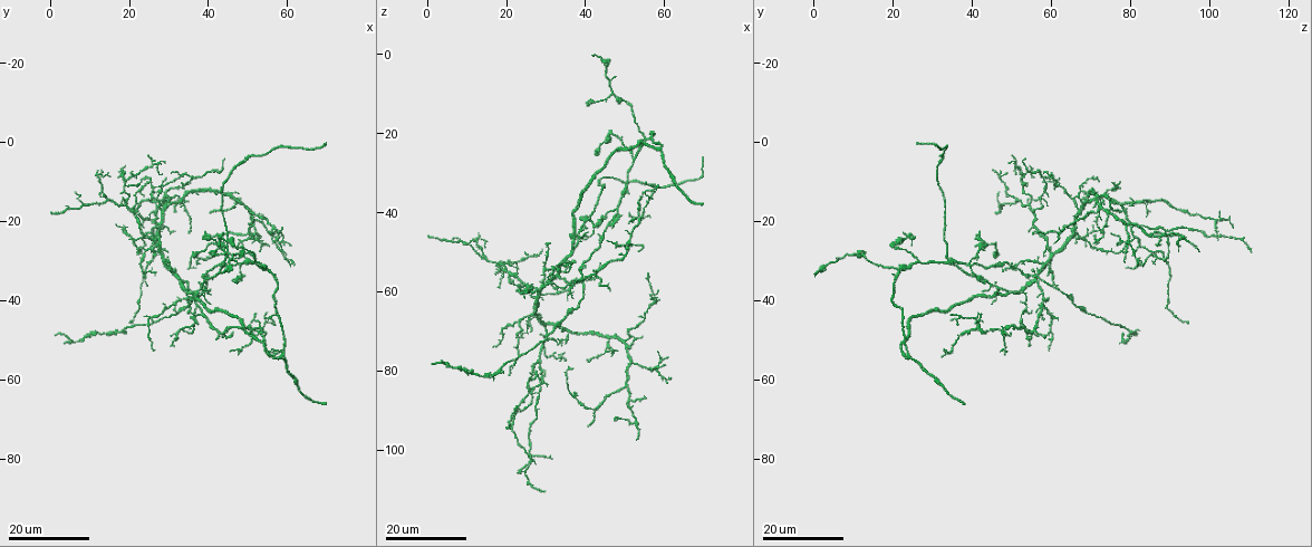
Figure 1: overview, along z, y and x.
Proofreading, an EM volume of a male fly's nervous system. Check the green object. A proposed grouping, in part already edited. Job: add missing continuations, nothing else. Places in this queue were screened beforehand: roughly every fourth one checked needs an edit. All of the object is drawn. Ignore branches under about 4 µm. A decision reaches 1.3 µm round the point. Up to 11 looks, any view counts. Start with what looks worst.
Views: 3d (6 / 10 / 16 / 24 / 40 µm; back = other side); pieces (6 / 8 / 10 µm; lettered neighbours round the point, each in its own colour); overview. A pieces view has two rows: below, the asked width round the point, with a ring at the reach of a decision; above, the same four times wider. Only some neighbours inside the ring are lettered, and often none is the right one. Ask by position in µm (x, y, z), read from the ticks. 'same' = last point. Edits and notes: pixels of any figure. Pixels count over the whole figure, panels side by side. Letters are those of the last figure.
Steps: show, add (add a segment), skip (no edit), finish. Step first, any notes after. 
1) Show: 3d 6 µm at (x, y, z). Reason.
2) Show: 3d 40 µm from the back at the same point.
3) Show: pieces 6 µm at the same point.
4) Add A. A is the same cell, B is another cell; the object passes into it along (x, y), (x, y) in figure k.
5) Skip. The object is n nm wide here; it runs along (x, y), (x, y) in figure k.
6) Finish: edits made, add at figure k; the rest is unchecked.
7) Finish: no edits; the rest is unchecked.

Show: 3d 24 µm at (47.5, 54.0, 48.0).

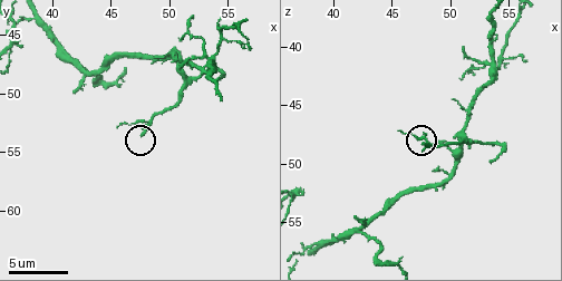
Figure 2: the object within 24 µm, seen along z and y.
Show: pieces 10 µm at (47.8, 53.4, 48.4). See the neighbours.

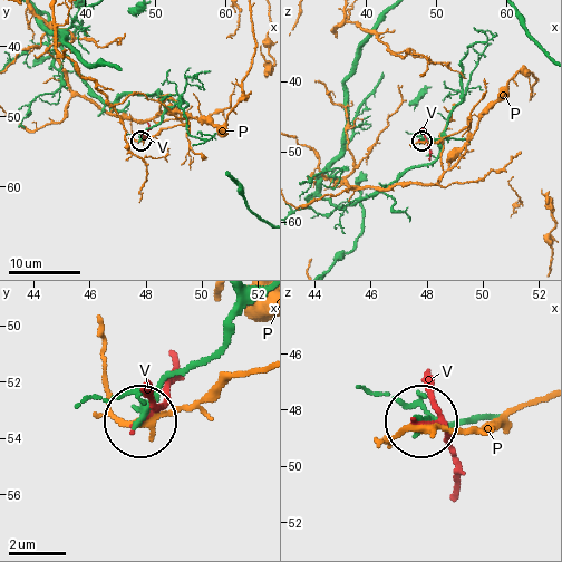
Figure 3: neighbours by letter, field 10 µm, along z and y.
Skip. P and V are other cells; no lettered segment goes on from it.

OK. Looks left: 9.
Show: 3d 24 µm at (70.0, 0.5, 25.5). End of a long branch.

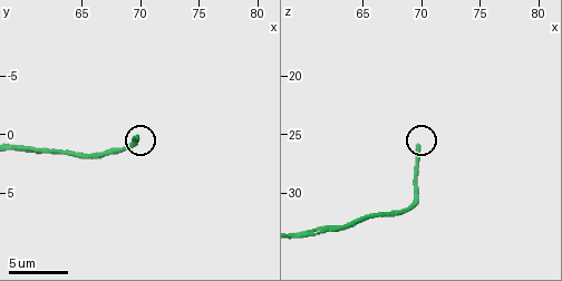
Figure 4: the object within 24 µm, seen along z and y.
Show: pieces 10 µm at (69.8, 0.2, 25.8).

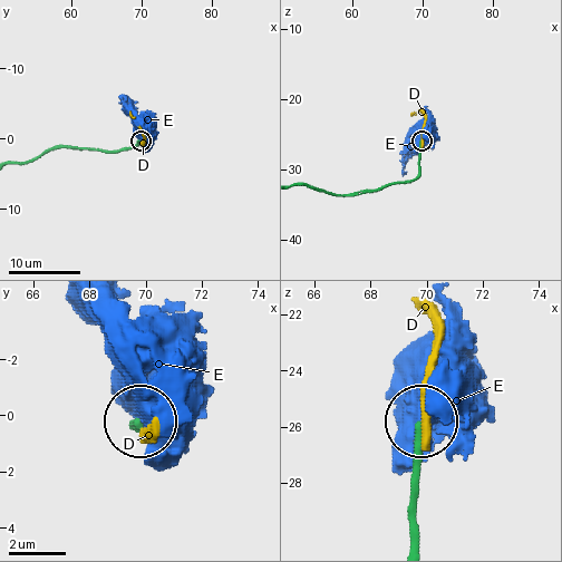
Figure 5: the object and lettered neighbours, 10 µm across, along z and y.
Skip. D and E are other cells; it runs along (413, 538), (417, 425) in figure 5; none of them fits.

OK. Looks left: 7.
Show: 3d 24 µm at (69.0, 66.5, 37.5). An open end.

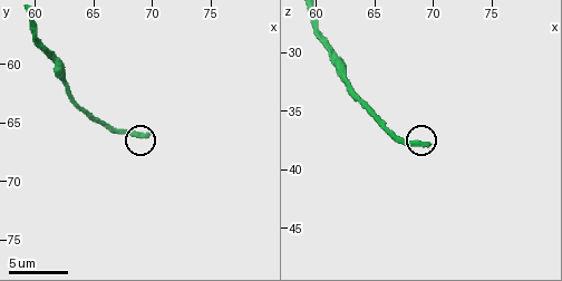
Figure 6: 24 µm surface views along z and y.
Show: pieces 6 µm at (69.4, 66.0, 37.8). What lies round it.

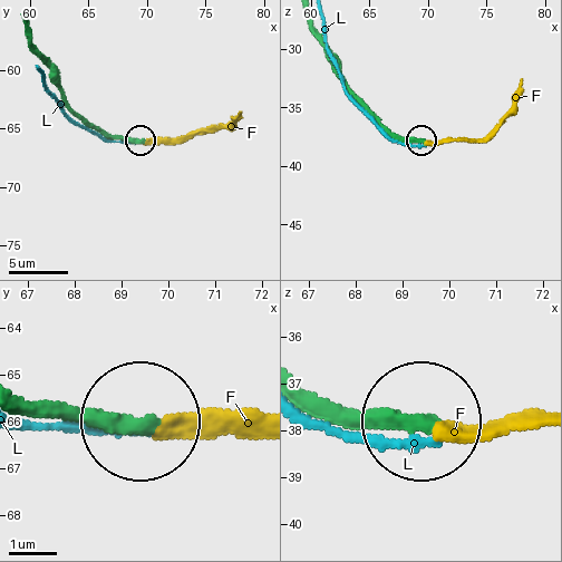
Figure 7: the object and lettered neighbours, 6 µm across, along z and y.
Add F. F is the same cell, L is another cell; the object passes into it along (394, 132), (426, 141), (480, 141), (510, 108), (521, 79) in figure 7; the cell continues.

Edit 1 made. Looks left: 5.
Show: overview. See it whole again.

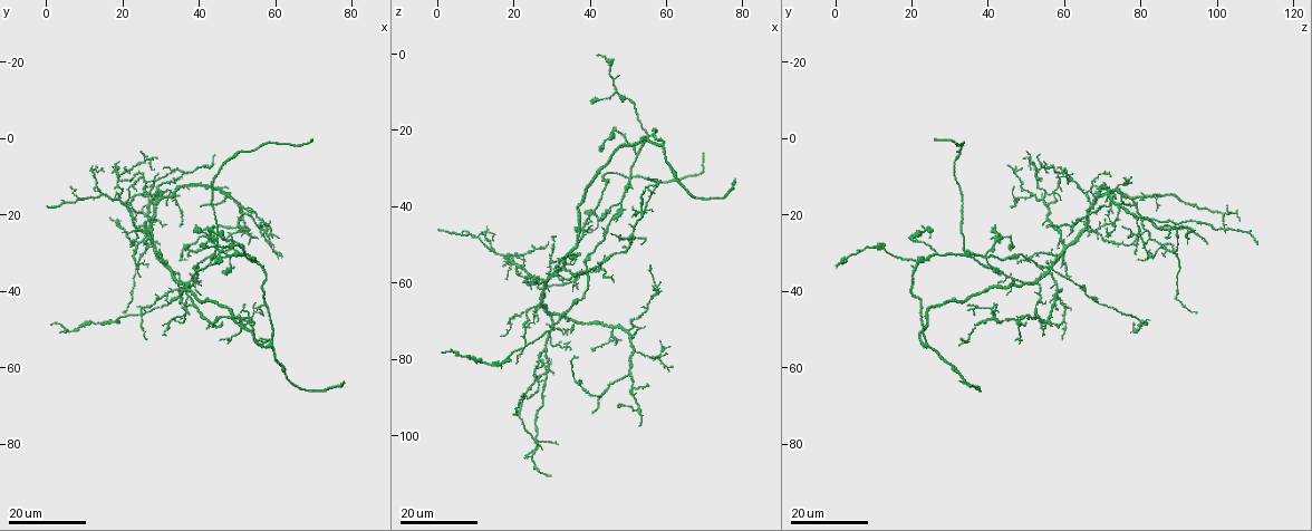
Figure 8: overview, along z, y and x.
Show: 3d 16 µm at (78.0, 63.5, 33.0). Thin end.

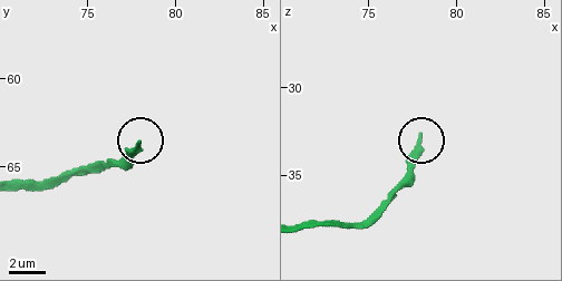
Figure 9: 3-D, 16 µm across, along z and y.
Show: pieces 6 µm at (78.1, 63.5, 32.6). What lies round it.

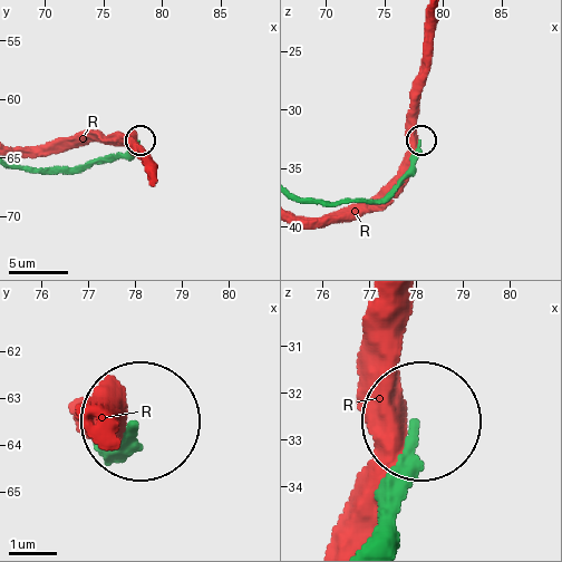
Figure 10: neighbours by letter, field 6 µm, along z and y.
Skip. R is another cell; it runs along (18, 167), (81, 170), (124, 154), (138, 139) in figure 10; none of them fits.

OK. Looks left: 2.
Show: pieces 10 µm at (42.0, 49.8, 54.6). An open end.

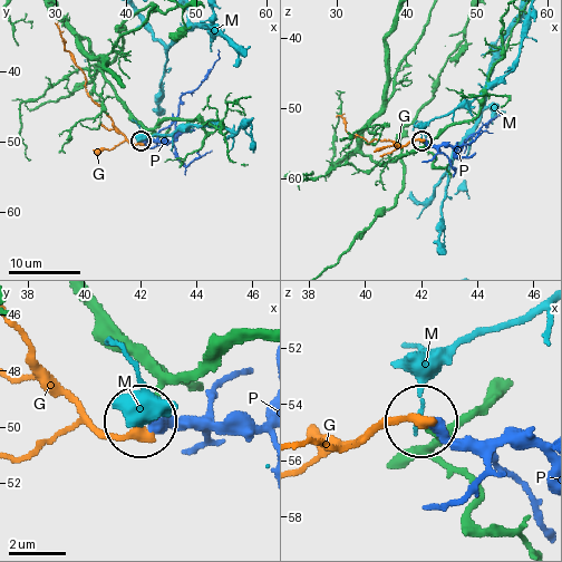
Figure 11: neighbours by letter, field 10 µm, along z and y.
Skip. G, M and P are other cells; none of them fits.

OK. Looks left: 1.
Finish: edits made, add at figure 7; the rest is unchecked.

